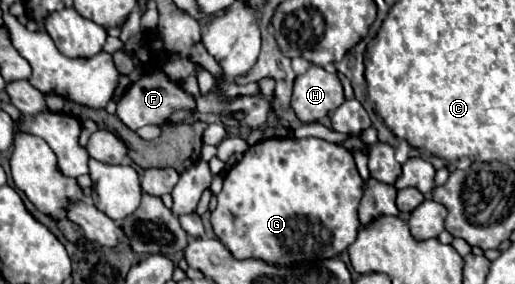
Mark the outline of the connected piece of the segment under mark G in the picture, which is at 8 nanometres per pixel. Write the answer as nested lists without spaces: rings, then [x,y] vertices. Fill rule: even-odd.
[[[317,137],[267,139],[249,147],[243,159],[227,171],[223,191],[217,197],[217,209],[211,213],[211,225],[217,239],[227,245],[235,259],[255,257],[273,265],[297,265],[337,257],[357,239],[361,185],[363,179],[353,155],[335,143]]]

